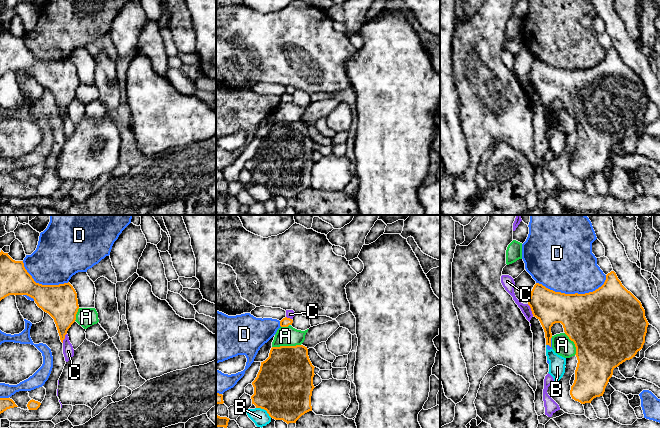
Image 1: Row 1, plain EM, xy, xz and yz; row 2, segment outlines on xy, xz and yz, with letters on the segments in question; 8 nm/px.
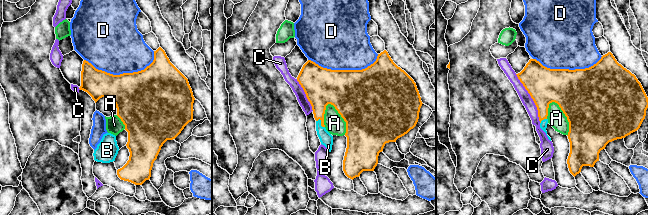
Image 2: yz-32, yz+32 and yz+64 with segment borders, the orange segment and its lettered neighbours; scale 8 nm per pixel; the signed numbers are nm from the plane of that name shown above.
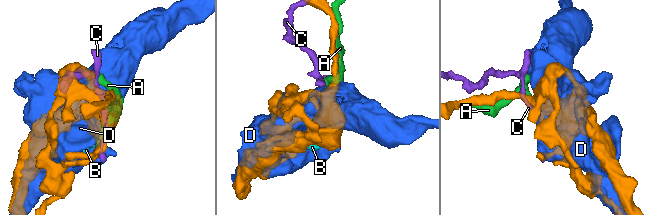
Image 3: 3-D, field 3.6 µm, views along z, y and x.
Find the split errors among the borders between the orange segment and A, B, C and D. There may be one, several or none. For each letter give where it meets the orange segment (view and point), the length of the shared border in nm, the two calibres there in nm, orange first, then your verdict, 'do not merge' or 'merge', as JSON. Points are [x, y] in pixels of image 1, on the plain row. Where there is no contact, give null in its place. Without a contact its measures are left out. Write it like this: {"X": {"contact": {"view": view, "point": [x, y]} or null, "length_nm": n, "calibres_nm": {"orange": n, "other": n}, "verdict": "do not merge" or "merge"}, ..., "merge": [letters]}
{"A": {"contact": {"view": "xz", "point": [286, 122]}, "length_nm": 240, "calibres_nm": {"orange": 440, "other": 160}, "verdict": "do not merge"}, "B": {"contact": {"view": "xz", "point": [264, 185]}, "length_nm": 150, "calibres_nm": {"orange": 460, "other": 140}, "verdict": "do not merge"}, "C": {"contact": {"view": "yz", "point": [531, 86]}, "length_nm": 110, "calibres_nm": {"orange": 260, "other": 80}, "verdict": "do not merge"}, "D": {"contact": {"view": "yz", "point": [573, 70]}, "length_nm": 550, "calibres_nm": {"orange": 440, "other": 460}, "verdict": "do not merge"}, "merge": []}

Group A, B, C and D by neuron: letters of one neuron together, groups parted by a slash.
A / B D / C

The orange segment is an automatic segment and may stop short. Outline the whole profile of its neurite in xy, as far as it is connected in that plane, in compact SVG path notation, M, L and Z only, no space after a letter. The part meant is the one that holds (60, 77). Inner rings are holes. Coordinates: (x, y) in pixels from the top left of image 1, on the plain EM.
M1 26L0 77L9 71L33 74L37 82L54 95L63 119L79 85L77 69L69 58L59 61L36 59L25 45L23 37L15 37Z

